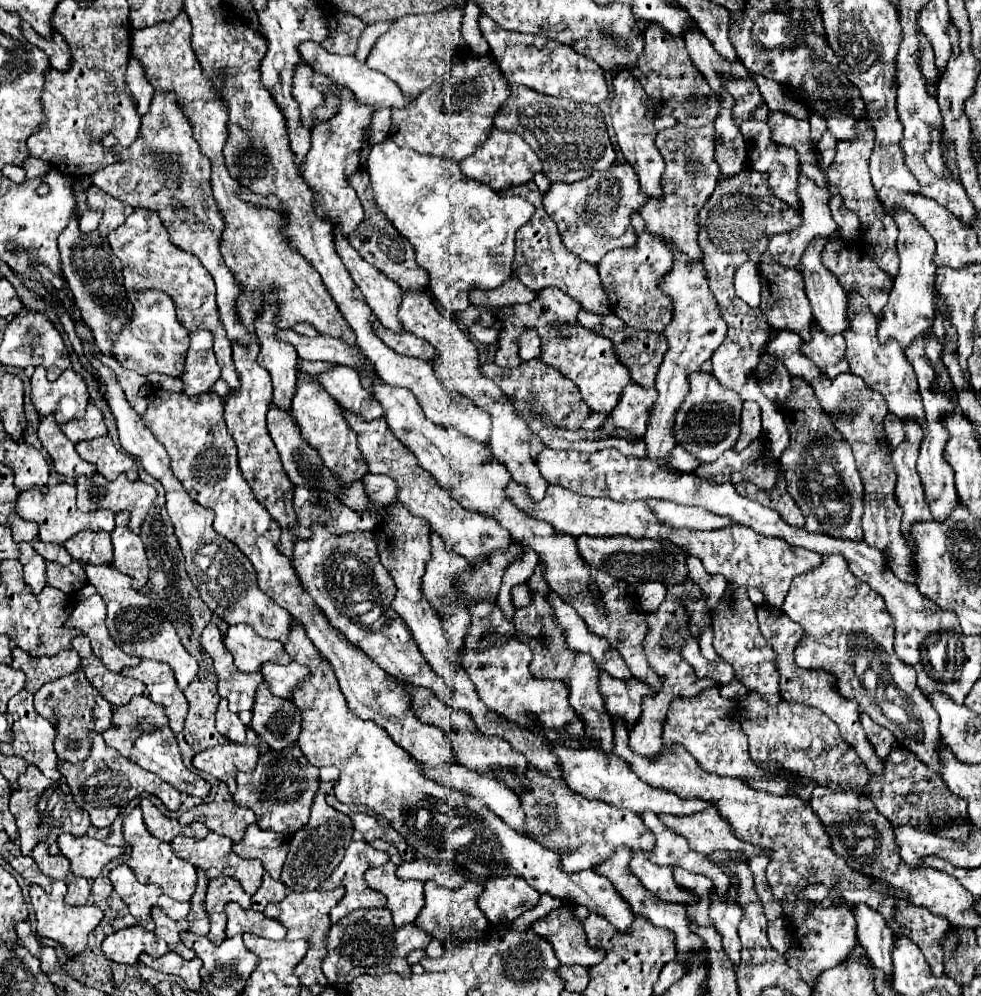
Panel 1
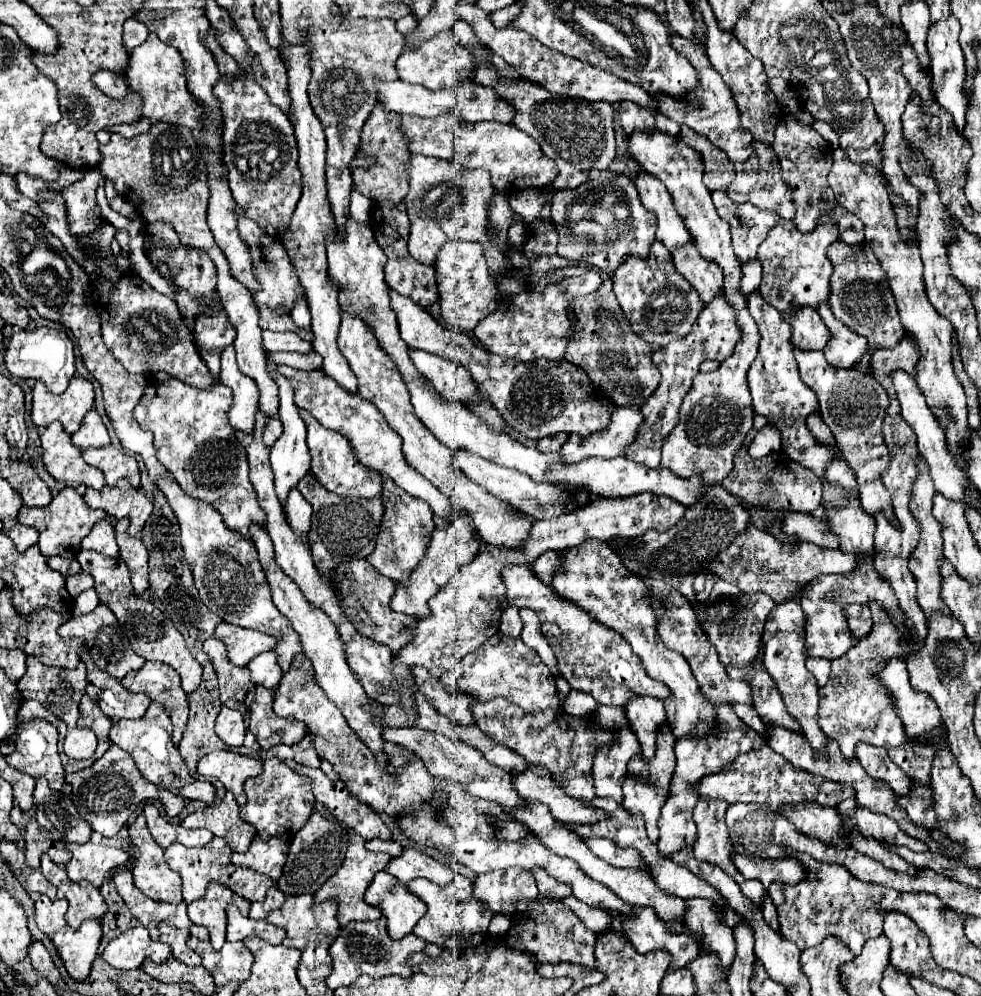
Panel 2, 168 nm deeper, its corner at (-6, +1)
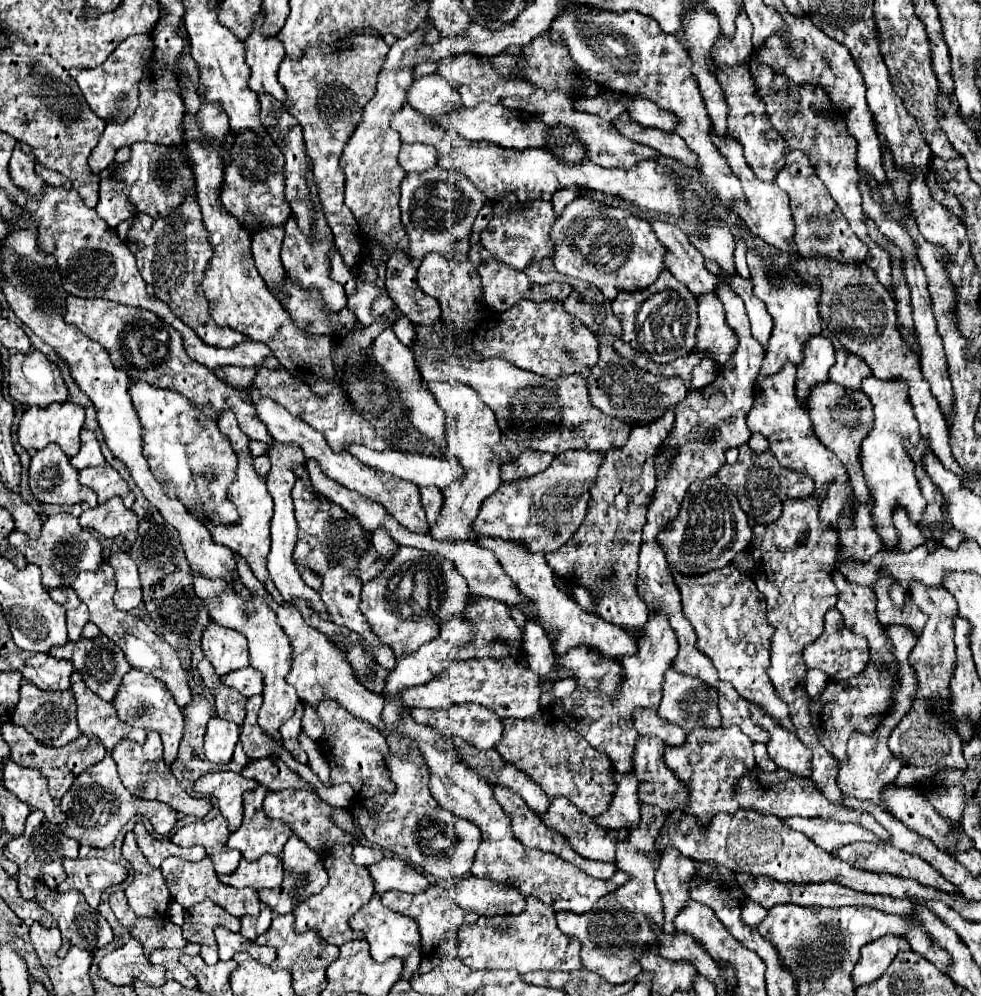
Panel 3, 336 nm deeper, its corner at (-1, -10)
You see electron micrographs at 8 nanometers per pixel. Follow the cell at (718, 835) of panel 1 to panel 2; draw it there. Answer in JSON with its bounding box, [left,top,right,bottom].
[732,853,804,887]

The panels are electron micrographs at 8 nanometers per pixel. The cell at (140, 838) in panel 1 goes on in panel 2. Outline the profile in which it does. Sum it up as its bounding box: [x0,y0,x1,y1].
[128,815,182,903]

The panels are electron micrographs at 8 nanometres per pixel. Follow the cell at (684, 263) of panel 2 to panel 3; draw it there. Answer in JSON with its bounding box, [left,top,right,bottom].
[693,296,737,366]

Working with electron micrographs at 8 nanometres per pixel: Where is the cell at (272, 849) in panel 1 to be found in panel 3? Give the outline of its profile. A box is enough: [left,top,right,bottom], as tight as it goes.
[219,854,283,888]

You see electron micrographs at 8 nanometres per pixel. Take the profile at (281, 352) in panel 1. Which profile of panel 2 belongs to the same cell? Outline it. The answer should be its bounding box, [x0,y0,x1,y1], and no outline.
[268,359,310,505]

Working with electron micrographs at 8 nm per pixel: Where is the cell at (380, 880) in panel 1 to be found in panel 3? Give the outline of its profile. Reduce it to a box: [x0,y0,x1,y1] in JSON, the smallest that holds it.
[349,894,421,980]

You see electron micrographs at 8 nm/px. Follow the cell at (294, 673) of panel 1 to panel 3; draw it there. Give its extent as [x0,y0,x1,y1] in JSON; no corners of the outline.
[221,666,263,698]

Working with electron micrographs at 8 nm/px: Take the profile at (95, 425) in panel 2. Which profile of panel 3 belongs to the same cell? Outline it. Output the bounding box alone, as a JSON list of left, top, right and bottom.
[71,430,105,470]

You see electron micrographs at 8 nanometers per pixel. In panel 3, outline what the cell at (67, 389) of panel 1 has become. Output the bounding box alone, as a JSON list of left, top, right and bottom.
[17,402,85,458]

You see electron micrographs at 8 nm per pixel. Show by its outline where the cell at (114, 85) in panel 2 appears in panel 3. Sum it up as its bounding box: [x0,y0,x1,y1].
[71,34,153,124]

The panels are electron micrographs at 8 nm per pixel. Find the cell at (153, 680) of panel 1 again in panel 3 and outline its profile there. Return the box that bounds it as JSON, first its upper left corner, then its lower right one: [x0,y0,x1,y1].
[113,668,183,764]

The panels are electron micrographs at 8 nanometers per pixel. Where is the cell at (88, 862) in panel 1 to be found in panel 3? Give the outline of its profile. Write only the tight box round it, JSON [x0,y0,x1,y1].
[57,858,127,908]

